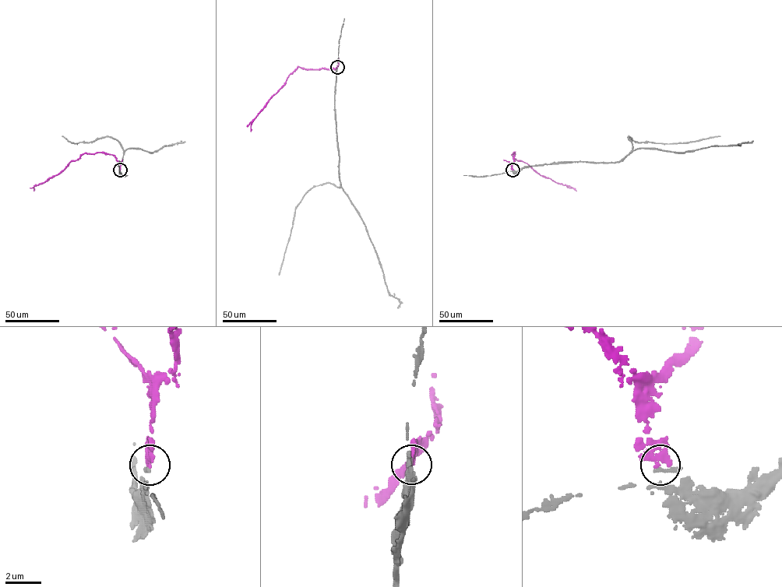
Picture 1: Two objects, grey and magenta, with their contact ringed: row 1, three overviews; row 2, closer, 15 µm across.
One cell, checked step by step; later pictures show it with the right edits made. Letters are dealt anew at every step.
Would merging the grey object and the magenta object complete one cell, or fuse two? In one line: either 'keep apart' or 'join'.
join

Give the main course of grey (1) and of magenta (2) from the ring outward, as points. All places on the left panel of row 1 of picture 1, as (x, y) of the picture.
1: (120, 170), (118, 163), (122, 162), (127, 149), (140, 148), (152, 152), (164, 146), (183, 142), (181, 140)
2: (120, 170), (120, 164), (113, 155), (84, 153), (71, 161), (56, 175), (35, 185), (34, 191)

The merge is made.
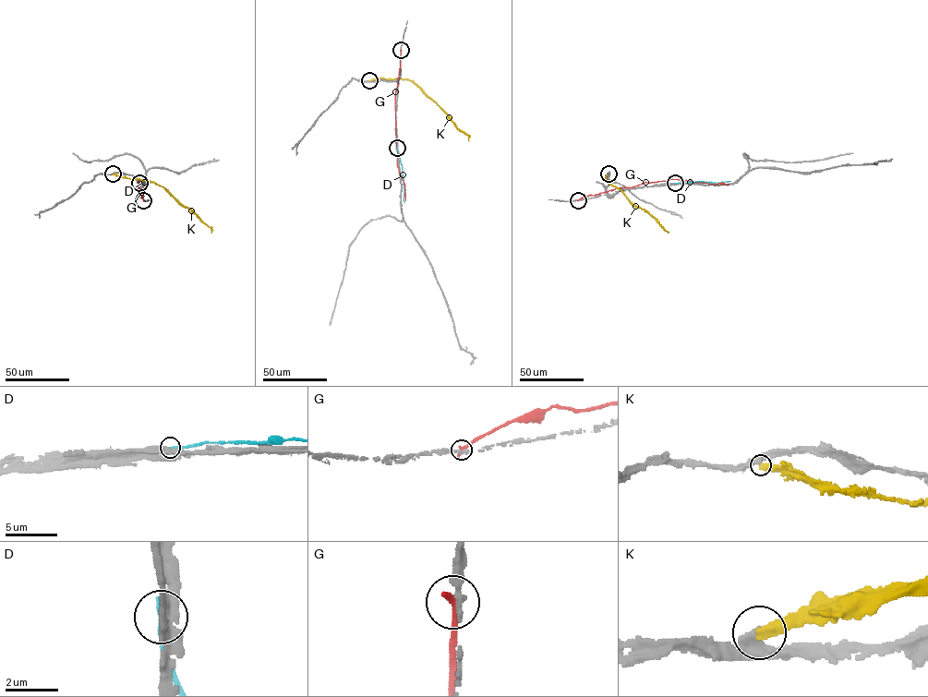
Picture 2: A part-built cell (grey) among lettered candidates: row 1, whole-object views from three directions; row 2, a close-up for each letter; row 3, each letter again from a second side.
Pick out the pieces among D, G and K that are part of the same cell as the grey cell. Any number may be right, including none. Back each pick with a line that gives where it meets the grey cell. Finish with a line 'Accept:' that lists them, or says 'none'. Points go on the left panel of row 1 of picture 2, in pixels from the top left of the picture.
Accept: none

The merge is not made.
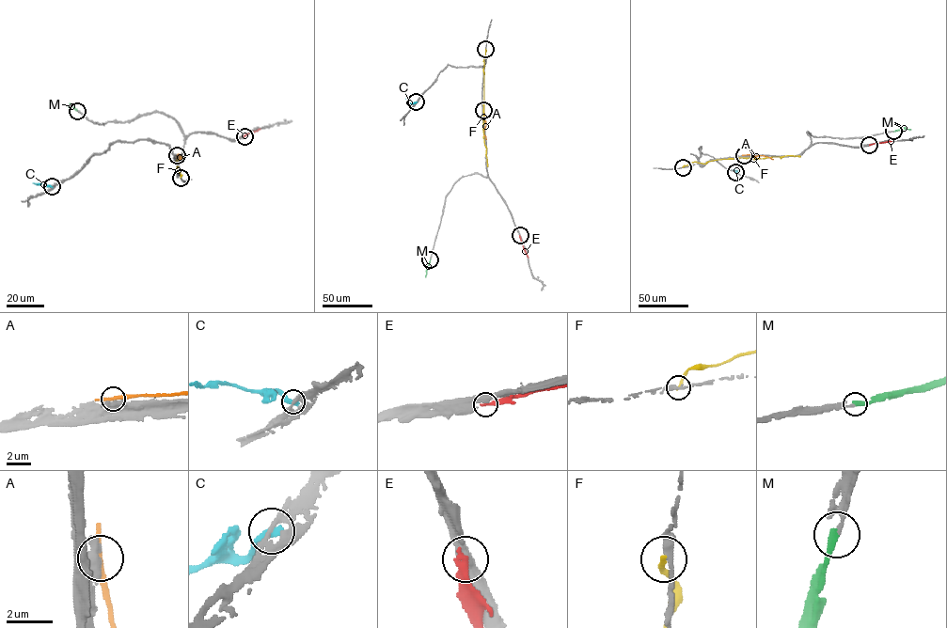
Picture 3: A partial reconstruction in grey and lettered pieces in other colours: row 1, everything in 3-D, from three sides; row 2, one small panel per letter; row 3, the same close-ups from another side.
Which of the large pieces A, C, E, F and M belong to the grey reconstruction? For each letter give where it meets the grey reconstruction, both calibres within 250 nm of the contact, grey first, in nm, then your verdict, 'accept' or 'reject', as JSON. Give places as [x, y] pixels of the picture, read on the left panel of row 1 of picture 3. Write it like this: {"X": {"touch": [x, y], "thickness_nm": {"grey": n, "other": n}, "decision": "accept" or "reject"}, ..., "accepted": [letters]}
{"A": {"touch": [177, 155], "thickness_nm": {"grey": 650, "other": 240}, "decision": "reject"}, "C": {"touch": [52, 186], "thickness_nm": {"grey": 200, "other": 360}, "decision": "reject"}, "E": {"touch": [244, 136], "thickness_nm": {"grey": 420, "other": 300}, "decision": "reject"}, "F": {"touch": [181, 178], "thickness_nm": {"grey": 280, "other": 200}, "decision": "reject"}, "M": {"touch": [77, 111], "thickness_nm": {"grey": 180, "other": 280}, "decision": "accept"}, "accepted": ["M"]}

